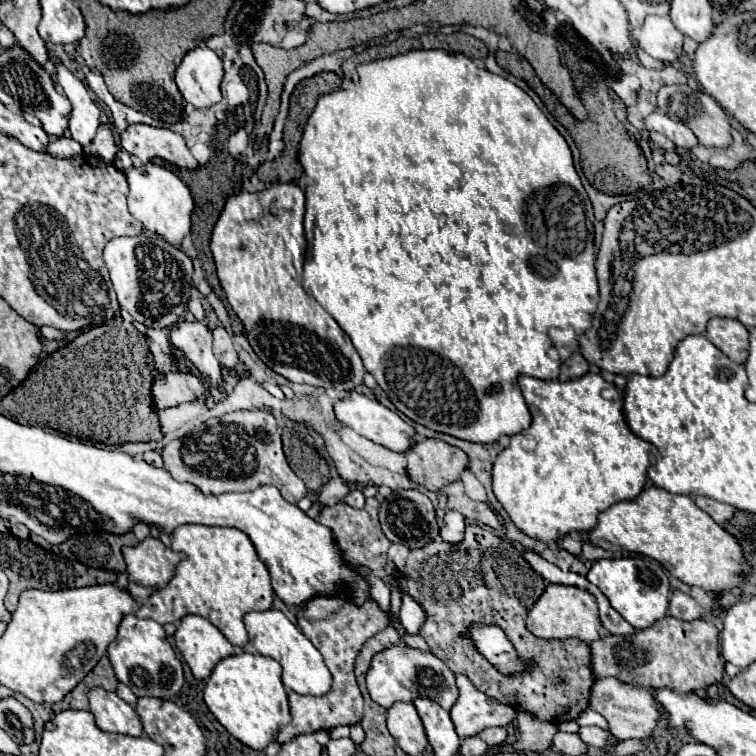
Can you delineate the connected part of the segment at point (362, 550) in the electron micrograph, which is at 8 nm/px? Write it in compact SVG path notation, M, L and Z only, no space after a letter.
M367 498L365 506L359 508L351 508L345 502L339 502L335 506L325 506L317 518L319 524L327 526L333 530L335 536L335 544L337 548L343 552L343 556L351 562L359 562L361 566L367 566L371 570L379 570L387 566L387 548L389 548L389 540L385 538L385 534L379 528L379 502L375 498Z

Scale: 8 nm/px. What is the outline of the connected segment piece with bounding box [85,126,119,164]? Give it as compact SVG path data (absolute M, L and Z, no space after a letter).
M99 126L97 136L93 138L93 142L89 146L85 146L85 154L97 156L97 158L101 158L107 164L113 162L117 150L119 150L119 146L117 146L117 142L115 142L109 126Z

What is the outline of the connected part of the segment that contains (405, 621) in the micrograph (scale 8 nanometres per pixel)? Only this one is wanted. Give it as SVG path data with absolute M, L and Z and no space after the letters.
M403 590L403 606L401 606L399 616L401 616L401 624L403 624L407 636L419 634L419 628L423 626L423 620L425 620L425 612L419 602L411 600L411 596L407 596L405 590Z

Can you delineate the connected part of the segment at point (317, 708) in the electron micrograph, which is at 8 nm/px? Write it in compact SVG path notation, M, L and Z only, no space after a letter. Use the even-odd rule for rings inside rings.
M339 592L335 596L313 596L307 604L297 608L297 624L301 632L315 644L315 648L323 654L327 668L333 676L333 686L327 696L303 696L297 692L289 692L291 706L291 722L277 735L280 744L291 741L301 734L311 734L321 728L331 730L339 724L355 724L363 716L363 696L359 692L355 680L355 658L359 656L365 640L373 634L389 626L389 616L379 608L379 604L371 598L367 604L351 604L347 600L347 592ZM301 614L305 620L301 620Z

